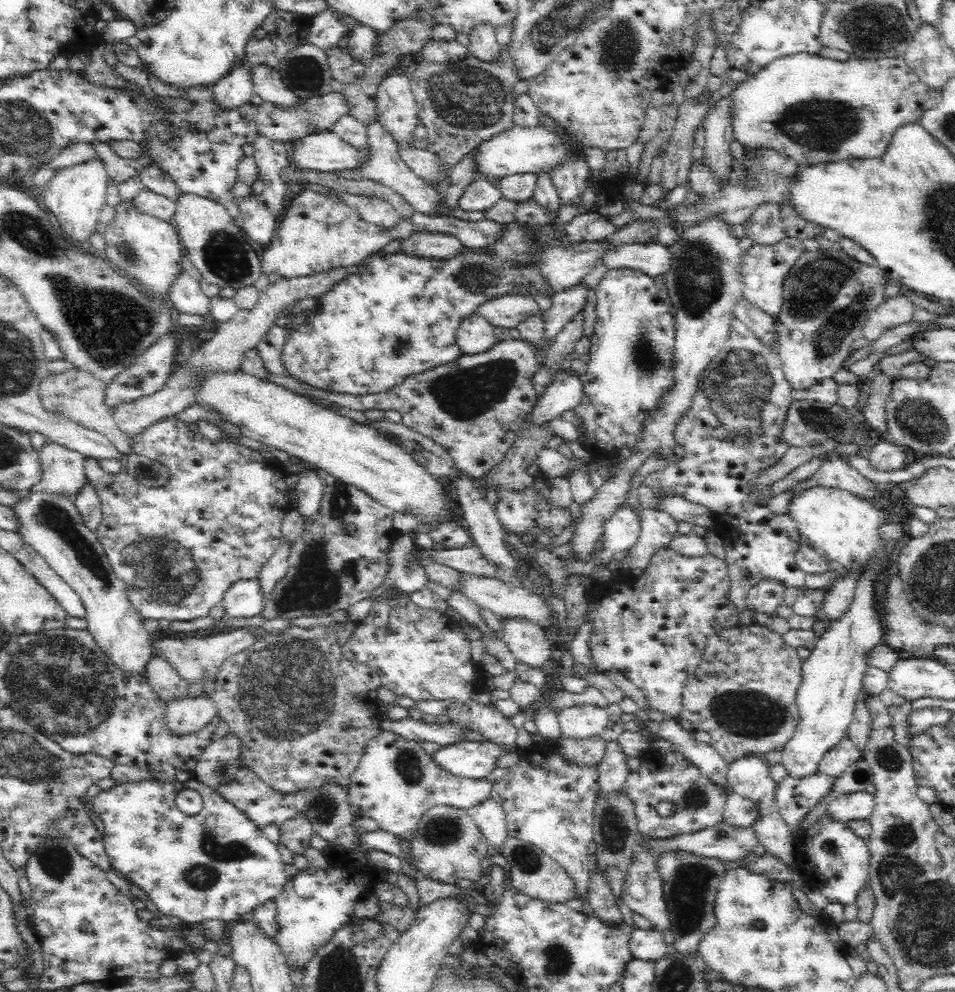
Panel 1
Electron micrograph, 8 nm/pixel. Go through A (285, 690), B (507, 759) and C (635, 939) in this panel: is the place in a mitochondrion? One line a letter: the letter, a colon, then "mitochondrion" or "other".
A: mitochondrion
B: other
C: other

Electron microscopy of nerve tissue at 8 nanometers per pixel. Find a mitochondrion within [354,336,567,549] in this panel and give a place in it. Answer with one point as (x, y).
(473, 391)

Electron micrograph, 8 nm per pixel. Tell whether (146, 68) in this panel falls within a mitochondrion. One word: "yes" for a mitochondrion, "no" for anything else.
no

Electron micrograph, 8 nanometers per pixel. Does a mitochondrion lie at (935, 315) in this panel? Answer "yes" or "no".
no

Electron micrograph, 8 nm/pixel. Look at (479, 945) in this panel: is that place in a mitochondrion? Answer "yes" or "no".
no

